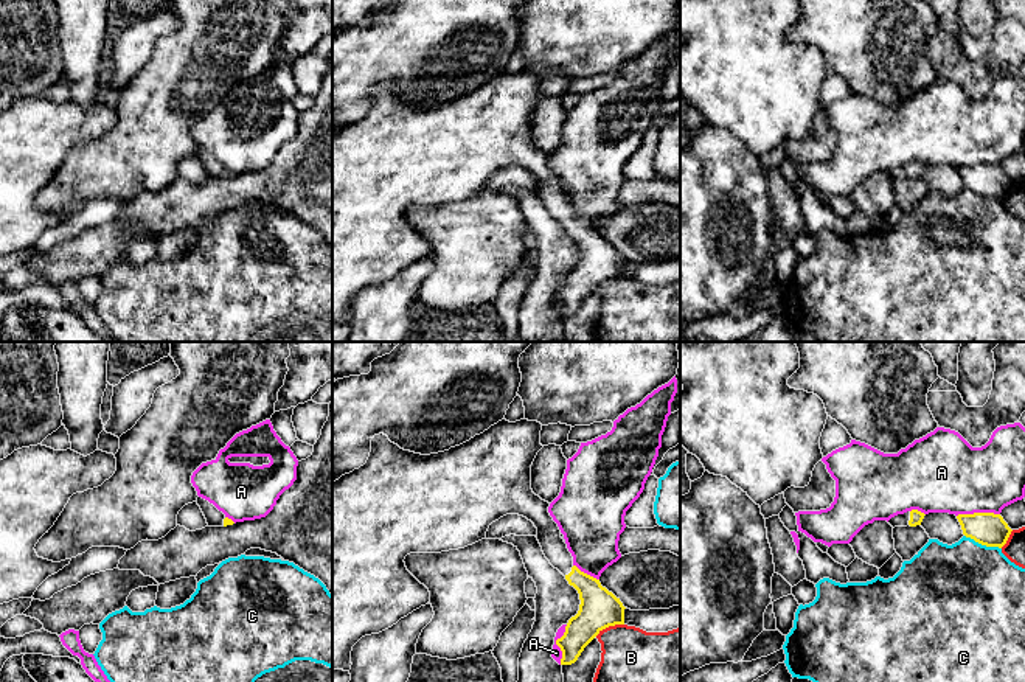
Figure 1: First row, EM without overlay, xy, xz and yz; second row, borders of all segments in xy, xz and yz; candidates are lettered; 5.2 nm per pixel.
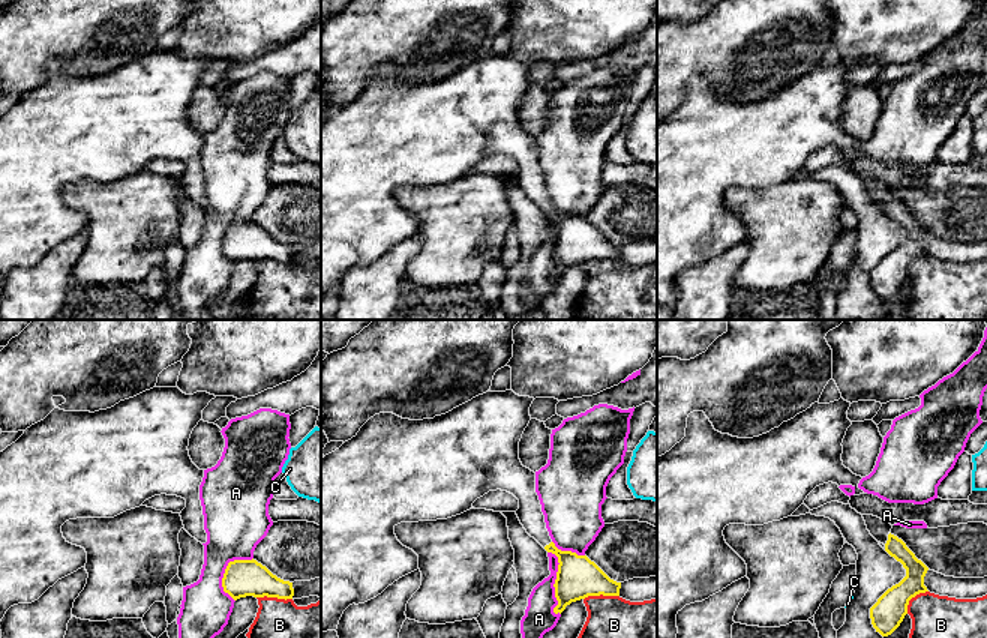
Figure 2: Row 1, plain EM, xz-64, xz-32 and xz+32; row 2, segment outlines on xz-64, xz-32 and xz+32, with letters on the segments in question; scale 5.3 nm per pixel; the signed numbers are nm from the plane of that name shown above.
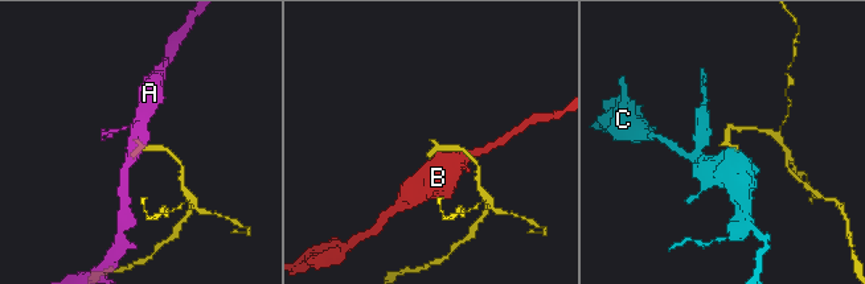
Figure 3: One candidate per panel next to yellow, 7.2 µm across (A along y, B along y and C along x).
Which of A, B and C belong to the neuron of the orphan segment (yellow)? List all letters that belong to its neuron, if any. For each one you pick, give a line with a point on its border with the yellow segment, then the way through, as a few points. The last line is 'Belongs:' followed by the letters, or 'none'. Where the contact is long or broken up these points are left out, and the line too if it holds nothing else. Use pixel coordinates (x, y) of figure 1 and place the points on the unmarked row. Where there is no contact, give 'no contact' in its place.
Belongs: none

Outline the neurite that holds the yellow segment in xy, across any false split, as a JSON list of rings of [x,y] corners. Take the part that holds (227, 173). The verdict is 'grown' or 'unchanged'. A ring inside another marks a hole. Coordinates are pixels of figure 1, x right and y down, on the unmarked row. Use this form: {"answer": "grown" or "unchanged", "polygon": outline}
{"answer": "grown", "polygon": [[[197,149],[197,157],[200,158],[208,179],[227,179],[233,177],[235,174],[228,171],[222,163],[219,163],[213,155],[208,152]]]}

